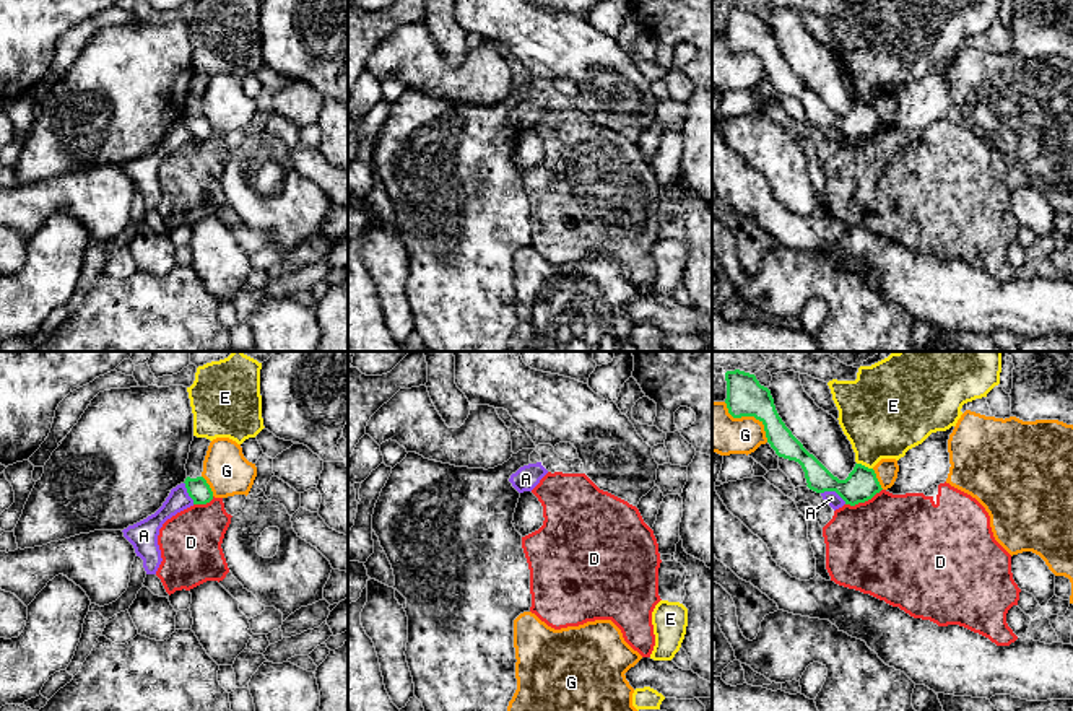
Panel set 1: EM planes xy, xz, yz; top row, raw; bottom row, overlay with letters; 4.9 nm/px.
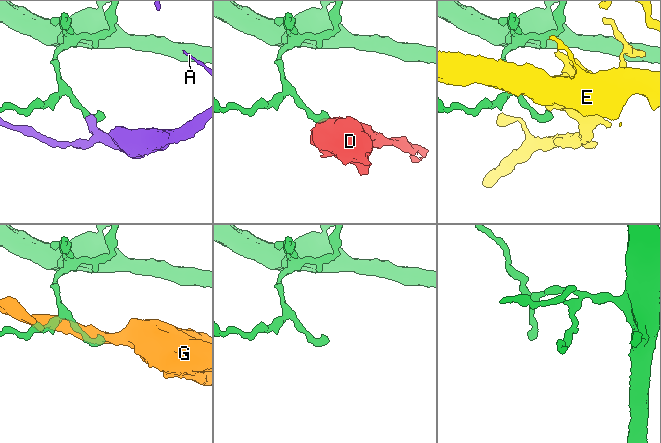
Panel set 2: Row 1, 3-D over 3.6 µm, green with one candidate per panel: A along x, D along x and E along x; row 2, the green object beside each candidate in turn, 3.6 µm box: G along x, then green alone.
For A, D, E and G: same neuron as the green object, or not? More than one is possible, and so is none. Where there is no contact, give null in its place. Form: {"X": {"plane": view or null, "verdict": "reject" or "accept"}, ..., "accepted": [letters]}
{"A": {"plane": "yz", "verdict": "reject"}, "D": {"plane": "yz", "verdict": "reject"}, "E": {"plane": "yz", "verdict": "reject"}, "G": {"plane": "yz", "verdict": "reject"}, "accepted": []}

